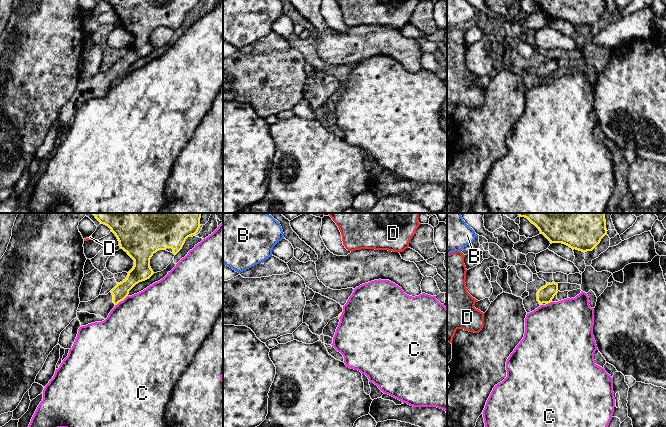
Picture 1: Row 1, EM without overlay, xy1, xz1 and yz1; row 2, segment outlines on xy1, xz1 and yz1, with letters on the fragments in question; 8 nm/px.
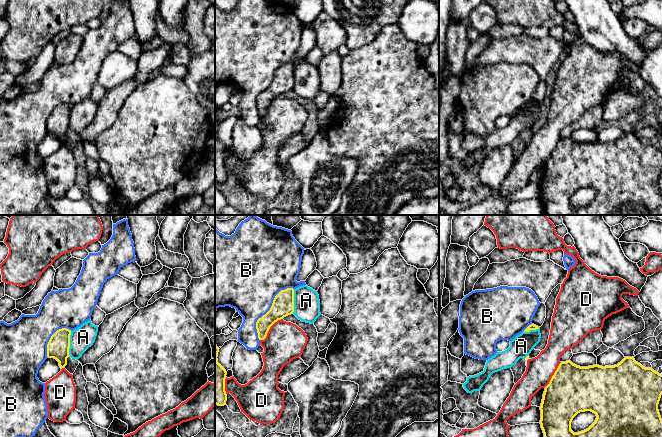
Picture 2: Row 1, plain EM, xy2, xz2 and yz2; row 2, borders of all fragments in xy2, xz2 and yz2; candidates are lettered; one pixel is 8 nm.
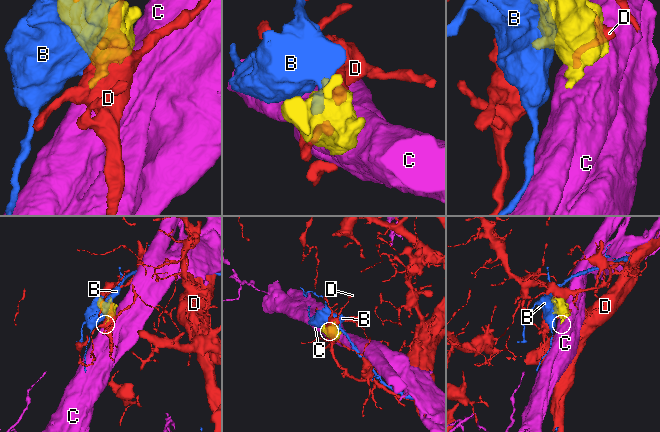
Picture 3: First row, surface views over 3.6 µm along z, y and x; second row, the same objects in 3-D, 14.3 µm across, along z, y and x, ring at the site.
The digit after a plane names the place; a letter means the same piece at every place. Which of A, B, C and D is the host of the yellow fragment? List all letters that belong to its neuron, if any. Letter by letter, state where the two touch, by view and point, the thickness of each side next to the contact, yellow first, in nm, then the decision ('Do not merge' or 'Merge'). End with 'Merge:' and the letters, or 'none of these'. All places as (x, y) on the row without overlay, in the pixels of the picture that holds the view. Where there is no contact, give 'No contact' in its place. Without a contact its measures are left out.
A: Touches yellow at xy2 (69, 119). Thickness 180 nm (yellow) against 180 nm. Do not merge
B: Touches yellow at xz2 (269, 86). Thickness 180 nm (yellow) against 420 nm. Do not merge
C: Touches yellow at xy1 (121, 76). Thickness 130 nm (yellow) against 480 nm. Do not merge
D: Touches yellow at xz2 (269, 104). Thickness 180 nm (yellow) against 320 nm. Do not merge
Merge: none of these

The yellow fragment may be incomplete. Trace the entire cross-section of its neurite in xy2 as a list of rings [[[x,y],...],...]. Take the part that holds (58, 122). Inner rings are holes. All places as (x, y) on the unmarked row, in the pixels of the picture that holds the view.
[[[62,104],[57,106],[47,120],[47,133],[54,134],[59,138],[60,144],[67,141],[70,124],[71,106]]]

